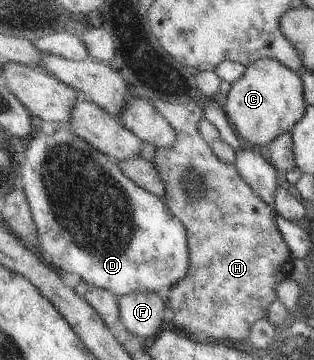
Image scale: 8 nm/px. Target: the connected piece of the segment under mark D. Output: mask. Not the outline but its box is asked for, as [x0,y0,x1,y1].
[20,128,189,300]

